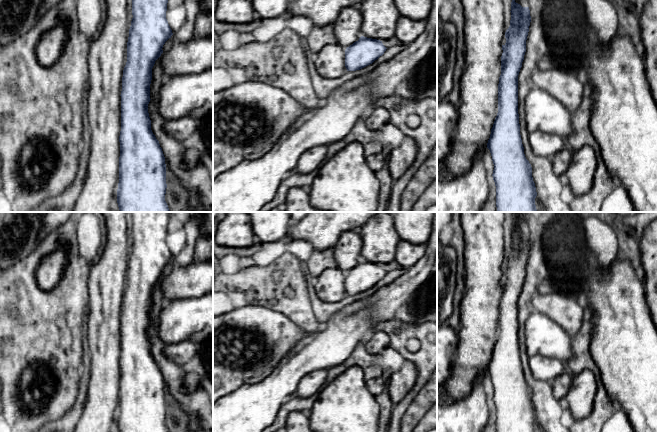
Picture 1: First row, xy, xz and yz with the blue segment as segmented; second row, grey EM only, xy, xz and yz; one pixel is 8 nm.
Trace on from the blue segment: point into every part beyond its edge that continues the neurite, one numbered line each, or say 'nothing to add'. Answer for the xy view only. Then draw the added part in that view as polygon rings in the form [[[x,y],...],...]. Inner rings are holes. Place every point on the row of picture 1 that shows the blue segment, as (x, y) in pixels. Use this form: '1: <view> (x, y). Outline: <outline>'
nothing to add

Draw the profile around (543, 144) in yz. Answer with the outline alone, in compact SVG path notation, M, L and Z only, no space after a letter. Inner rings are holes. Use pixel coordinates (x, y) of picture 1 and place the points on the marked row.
M534 131L529 133L528 139L532 151L538 156L552 158L564 149L563 138L558 135Z

